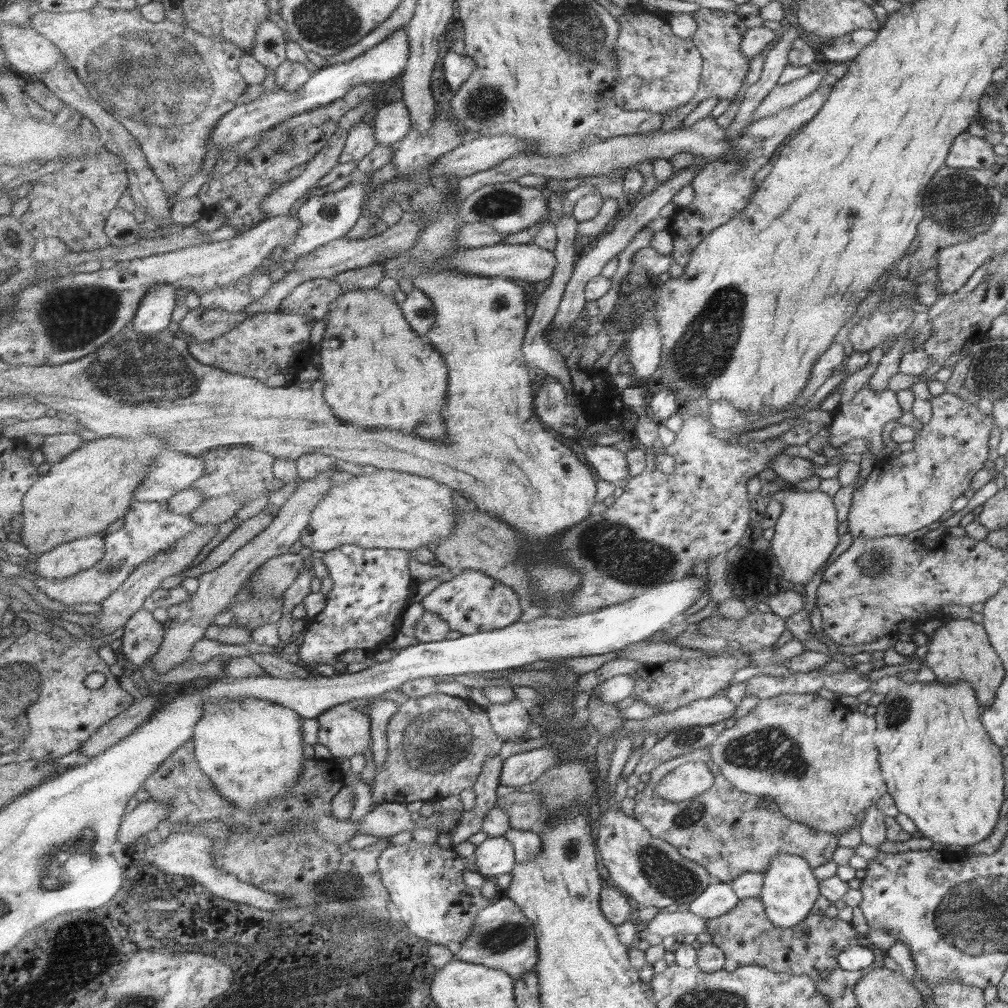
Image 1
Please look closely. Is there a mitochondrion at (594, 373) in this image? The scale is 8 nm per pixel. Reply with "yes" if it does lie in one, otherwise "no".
no

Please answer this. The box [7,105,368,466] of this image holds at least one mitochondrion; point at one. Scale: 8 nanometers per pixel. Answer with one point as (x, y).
(131, 366)

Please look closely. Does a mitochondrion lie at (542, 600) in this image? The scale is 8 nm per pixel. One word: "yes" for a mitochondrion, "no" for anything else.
no

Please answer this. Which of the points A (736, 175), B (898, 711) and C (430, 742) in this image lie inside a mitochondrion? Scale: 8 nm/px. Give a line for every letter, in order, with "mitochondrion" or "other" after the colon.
A: mitochondrion
B: mitochondrion
C: mitochondrion

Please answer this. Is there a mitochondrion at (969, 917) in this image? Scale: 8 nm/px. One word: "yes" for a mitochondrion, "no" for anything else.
yes

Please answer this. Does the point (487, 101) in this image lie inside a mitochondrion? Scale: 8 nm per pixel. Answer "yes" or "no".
yes

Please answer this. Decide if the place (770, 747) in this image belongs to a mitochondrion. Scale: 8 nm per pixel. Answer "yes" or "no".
yes

